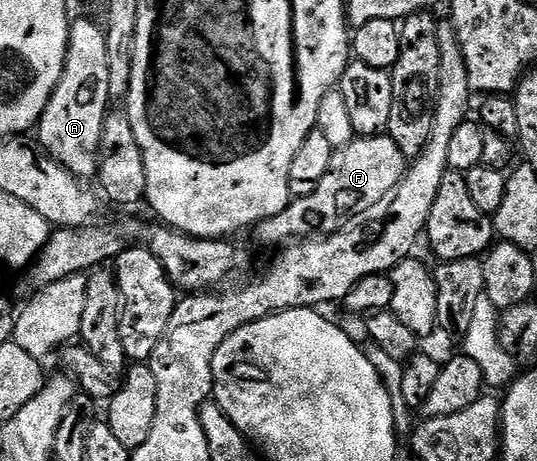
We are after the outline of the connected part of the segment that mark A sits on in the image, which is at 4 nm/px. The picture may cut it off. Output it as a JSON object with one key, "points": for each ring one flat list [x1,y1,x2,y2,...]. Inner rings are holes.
{"points":[[72,18,69,45,61,81,45,105,45,113,37,124,37,142,51,158,80,181,96,174,99,166,101,133,112,102,109,93,107,32,91,19]]}

